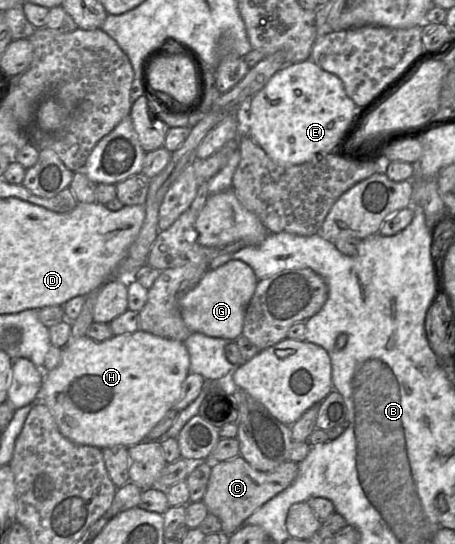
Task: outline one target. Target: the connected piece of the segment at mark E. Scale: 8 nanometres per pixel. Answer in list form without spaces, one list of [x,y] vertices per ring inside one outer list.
[[[307,59],[278,70],[267,84],[251,97],[246,104],[246,113],[240,116],[239,136],[249,135],[272,160],[281,165],[298,165],[334,153],[357,109],[357,105],[347,95],[341,79]]]

